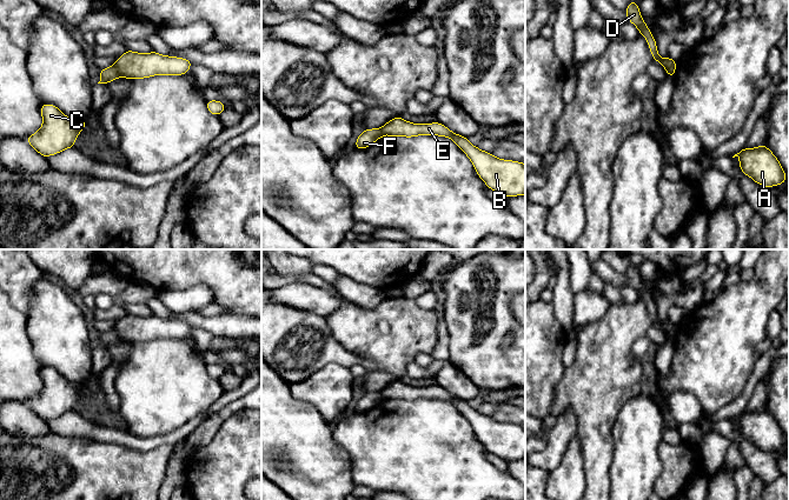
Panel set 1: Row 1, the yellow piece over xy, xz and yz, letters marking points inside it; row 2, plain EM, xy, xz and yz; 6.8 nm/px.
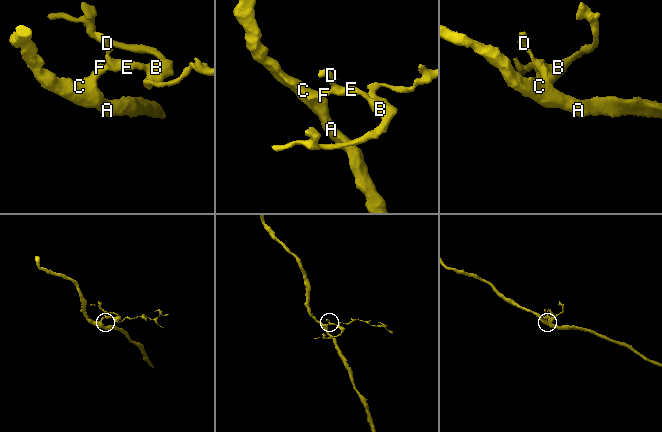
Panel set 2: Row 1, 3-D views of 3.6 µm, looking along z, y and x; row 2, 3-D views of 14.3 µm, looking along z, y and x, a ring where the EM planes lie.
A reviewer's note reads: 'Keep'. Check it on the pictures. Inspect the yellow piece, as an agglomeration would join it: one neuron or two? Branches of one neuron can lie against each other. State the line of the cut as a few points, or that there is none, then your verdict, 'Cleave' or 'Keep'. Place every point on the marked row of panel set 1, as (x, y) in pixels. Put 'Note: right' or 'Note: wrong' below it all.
Split along xy (113, 65), (119, 75). Cleave
Note: wrong

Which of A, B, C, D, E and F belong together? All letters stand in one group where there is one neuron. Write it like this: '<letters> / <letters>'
A C F / B D E

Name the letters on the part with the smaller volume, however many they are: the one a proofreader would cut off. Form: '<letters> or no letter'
B, D, E

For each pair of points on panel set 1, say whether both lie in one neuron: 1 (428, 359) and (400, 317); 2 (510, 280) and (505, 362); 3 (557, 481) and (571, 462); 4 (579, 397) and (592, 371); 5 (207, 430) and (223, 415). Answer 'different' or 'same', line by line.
1: different
2: same
3: same
4: same
5: same

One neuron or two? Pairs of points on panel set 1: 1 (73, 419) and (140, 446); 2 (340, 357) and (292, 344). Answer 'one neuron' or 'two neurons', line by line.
1: one neuron
2: one neuron

